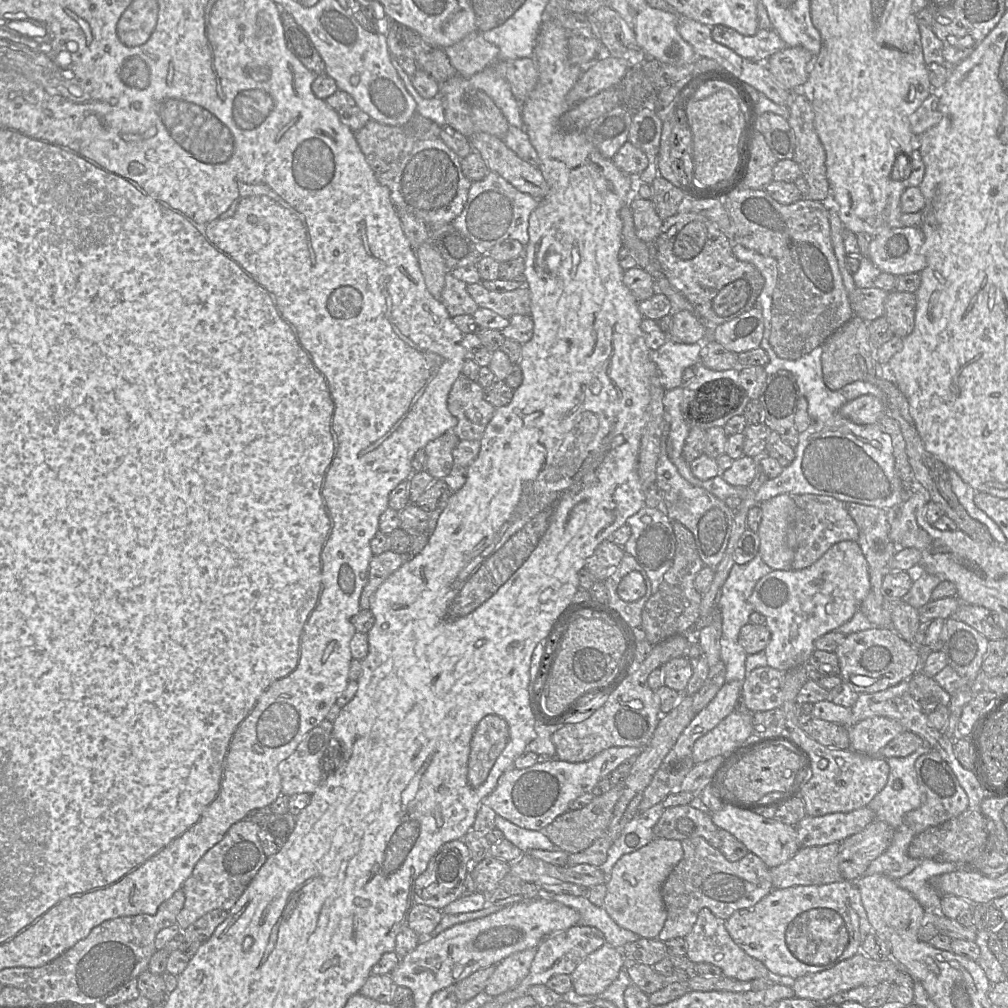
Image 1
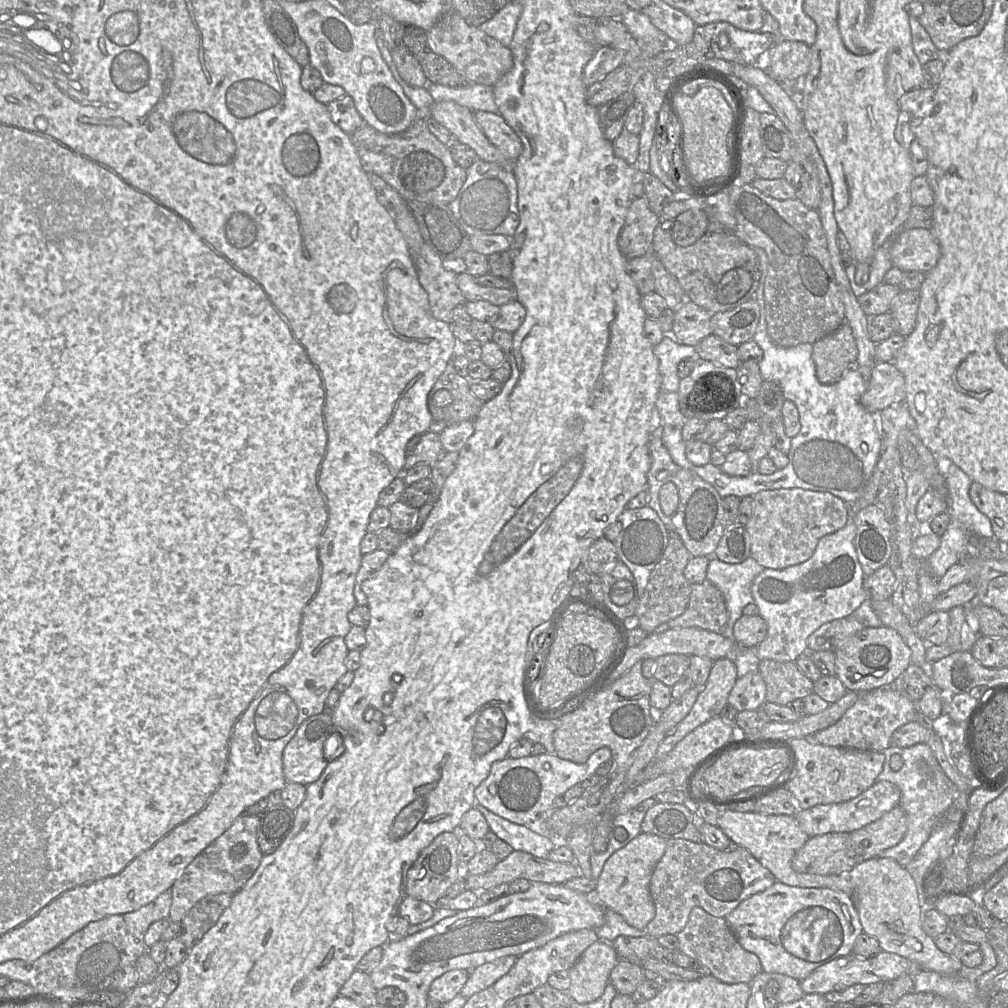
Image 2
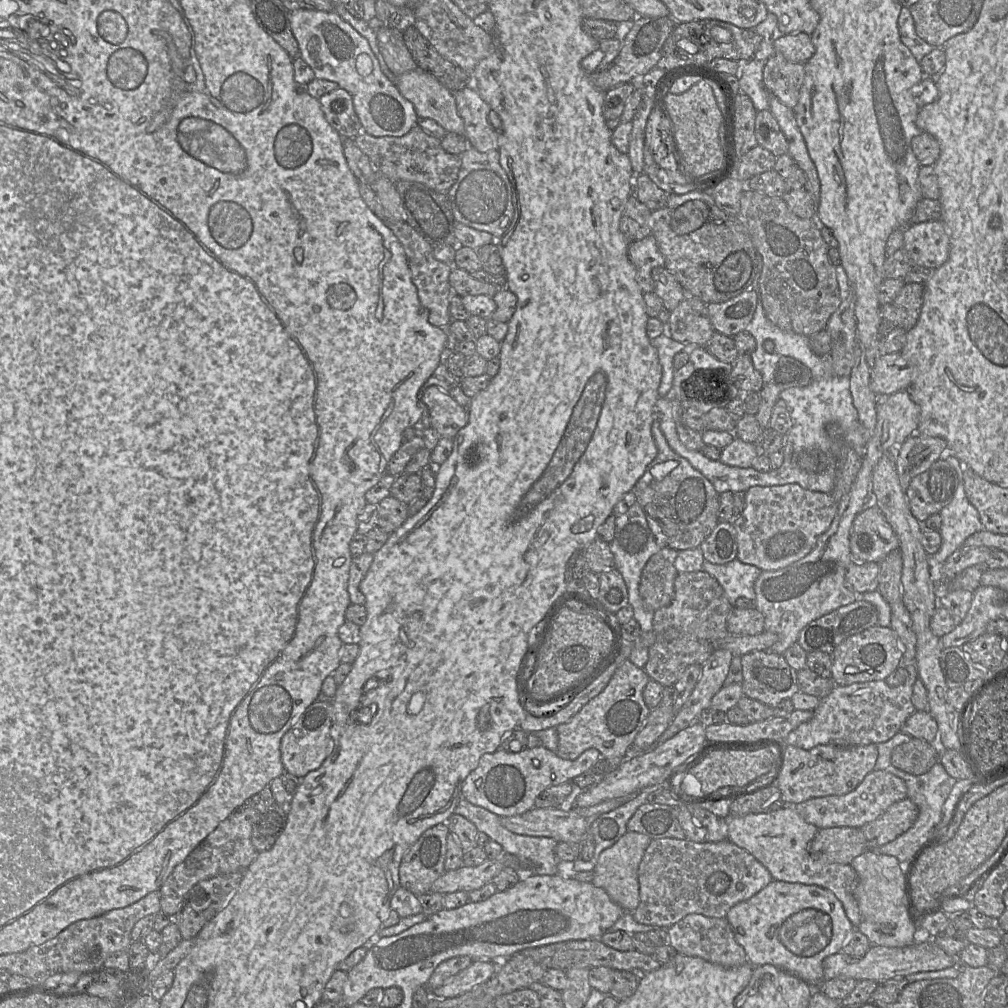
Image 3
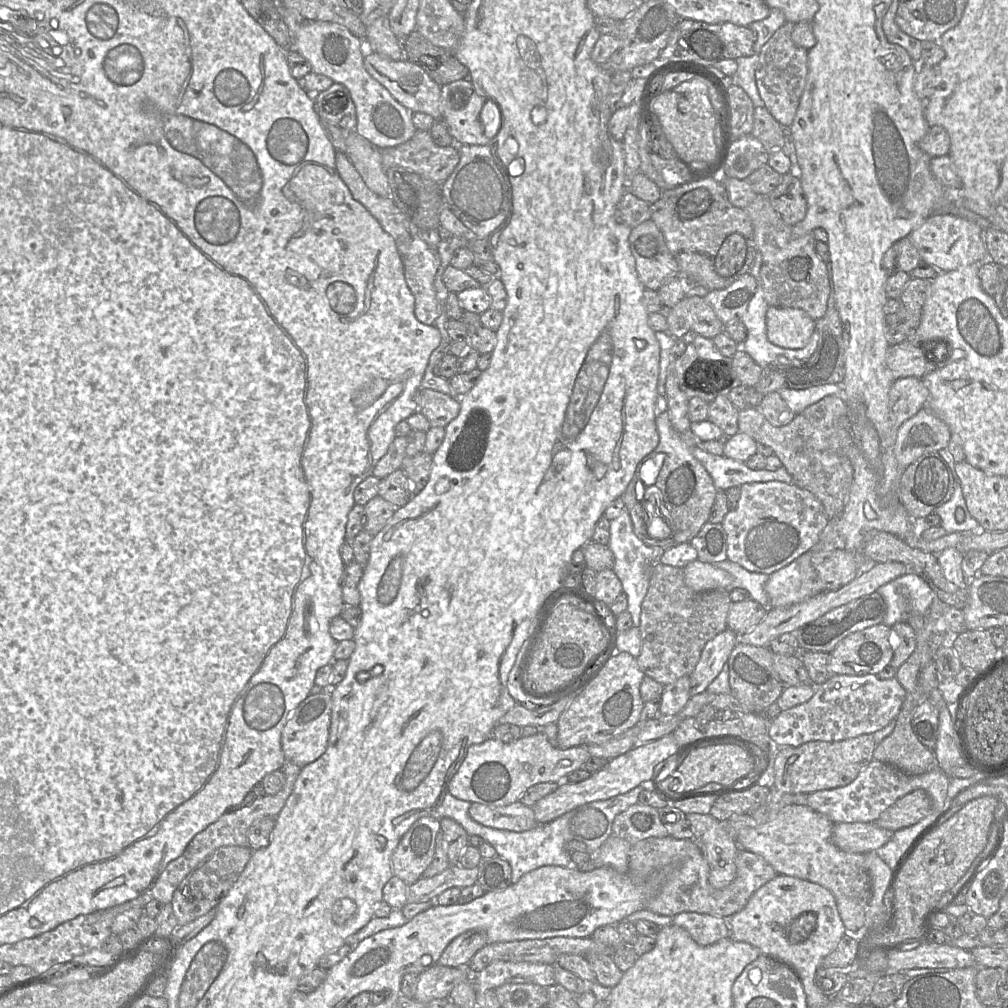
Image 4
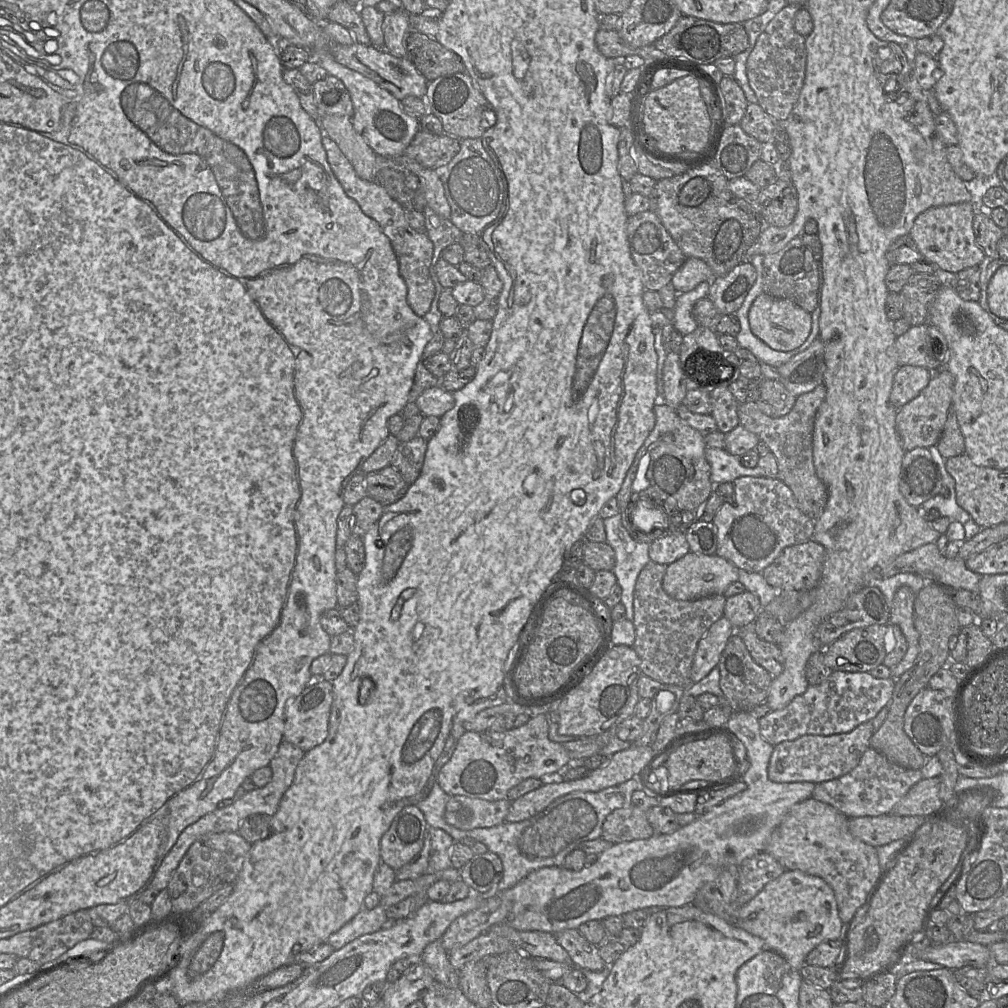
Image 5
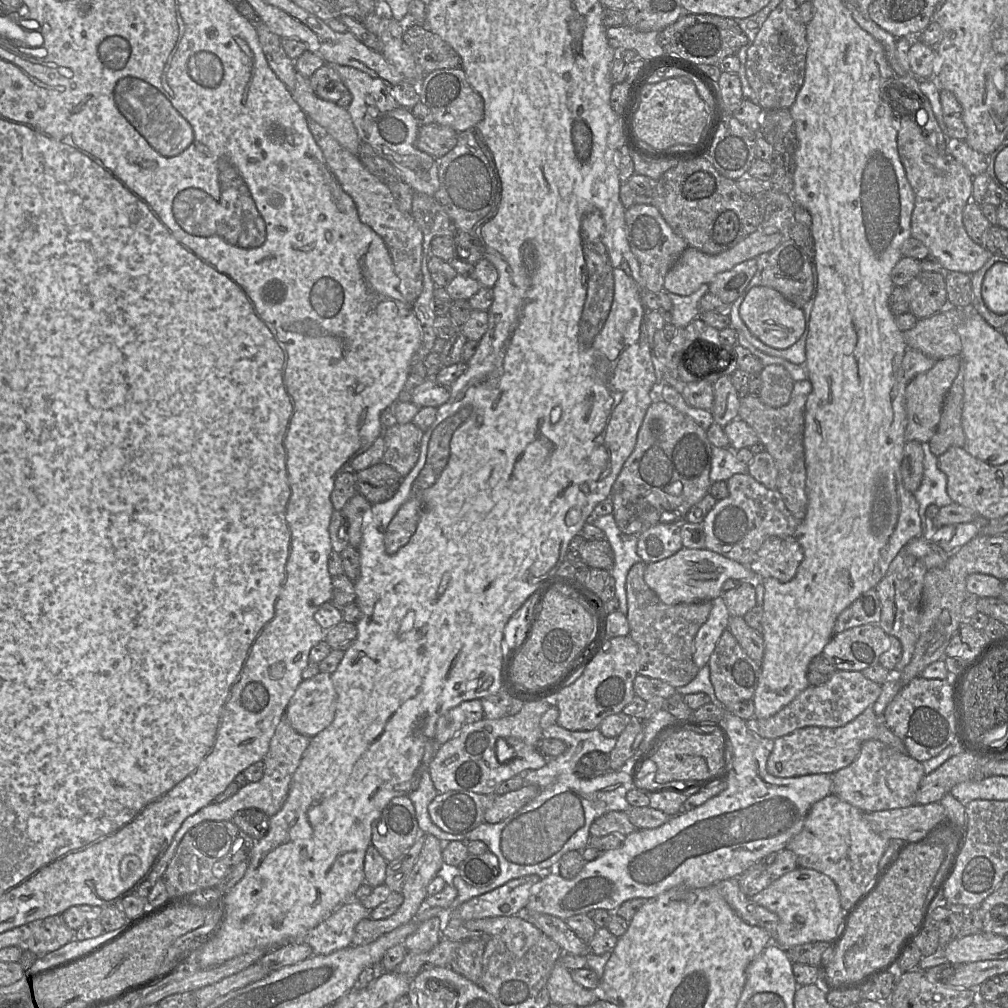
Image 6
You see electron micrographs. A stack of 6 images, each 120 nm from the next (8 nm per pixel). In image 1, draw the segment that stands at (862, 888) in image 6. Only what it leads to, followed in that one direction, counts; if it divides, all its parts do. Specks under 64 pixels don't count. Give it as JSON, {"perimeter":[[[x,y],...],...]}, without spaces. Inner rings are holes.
{"perimeter":[[[724,803],[723,807],[711,816],[713,823],[739,841],[749,852],[758,856],[768,867],[776,868],[791,859],[800,849],[795,826],[787,825],[772,818],[766,818],[753,811],[747,811]]]}

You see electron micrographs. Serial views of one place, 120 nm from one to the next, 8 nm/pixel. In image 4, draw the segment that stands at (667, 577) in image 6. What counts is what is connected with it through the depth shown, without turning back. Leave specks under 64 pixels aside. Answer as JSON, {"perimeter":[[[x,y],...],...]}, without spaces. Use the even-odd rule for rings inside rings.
{"perimeter":[[[698,559],[687,564],[683,572],[685,584],[695,592],[725,589],[732,582],[730,573]]]}

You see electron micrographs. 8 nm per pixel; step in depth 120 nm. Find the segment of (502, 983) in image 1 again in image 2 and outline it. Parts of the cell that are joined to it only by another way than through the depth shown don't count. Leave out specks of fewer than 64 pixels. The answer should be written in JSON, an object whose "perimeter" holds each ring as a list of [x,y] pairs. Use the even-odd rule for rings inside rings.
{"perimeter":[[[505,956],[475,967],[470,971],[468,979],[459,994],[468,998],[490,987],[508,973],[516,960],[517,956]]]}

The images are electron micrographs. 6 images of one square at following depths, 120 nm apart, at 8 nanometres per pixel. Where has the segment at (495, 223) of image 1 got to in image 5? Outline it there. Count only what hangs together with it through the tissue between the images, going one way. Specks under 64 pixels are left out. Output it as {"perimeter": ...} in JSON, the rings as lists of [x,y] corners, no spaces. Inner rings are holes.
{"perimeter":[[[481,138],[460,140],[460,149],[452,160],[438,168],[437,173],[444,187],[444,194],[450,206],[449,220],[463,233],[481,234],[498,216],[503,204],[502,175],[482,145]]]}

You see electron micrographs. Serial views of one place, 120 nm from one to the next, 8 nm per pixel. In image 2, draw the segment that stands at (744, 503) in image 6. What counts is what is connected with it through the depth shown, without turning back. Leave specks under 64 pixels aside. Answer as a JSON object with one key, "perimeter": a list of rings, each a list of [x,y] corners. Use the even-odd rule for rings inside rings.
{"perimeter":[[[802,488],[760,491],[753,497],[753,515],[744,525],[750,536],[751,555],[764,568],[784,569],[811,558],[819,540],[843,528],[849,505],[829,492]]]}

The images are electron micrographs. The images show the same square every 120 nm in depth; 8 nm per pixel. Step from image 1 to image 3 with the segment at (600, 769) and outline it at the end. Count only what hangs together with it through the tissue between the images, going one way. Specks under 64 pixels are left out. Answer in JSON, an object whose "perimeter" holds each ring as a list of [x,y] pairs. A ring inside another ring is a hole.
{"perimeter":[[[543,745],[531,749],[525,747],[518,753],[498,749],[493,753],[486,753],[481,756],[477,768],[464,780],[461,787],[461,795],[473,805],[483,807],[499,817],[520,815],[534,808],[536,798],[545,789],[571,782],[575,777],[588,771],[598,761],[600,756],[600,752],[595,748],[587,749],[575,760],[562,759]]]}

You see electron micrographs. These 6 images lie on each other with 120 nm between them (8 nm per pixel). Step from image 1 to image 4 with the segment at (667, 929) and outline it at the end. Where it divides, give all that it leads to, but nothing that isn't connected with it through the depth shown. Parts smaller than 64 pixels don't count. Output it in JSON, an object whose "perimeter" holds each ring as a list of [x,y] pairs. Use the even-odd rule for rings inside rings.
{"perimeter":[[[671,836],[648,838],[632,845],[629,852],[628,873],[637,884],[644,887],[645,909],[659,915],[671,917],[682,912],[696,912],[729,919],[732,915],[741,911],[746,906],[751,896],[760,887],[778,875],[775,869],[763,857],[742,848],[739,848],[736,856],[736,876],[728,886],[723,889],[713,888],[708,881],[709,872],[708,862],[695,839],[676,839]],[[665,870],[669,870],[669,872],[655,890],[652,881],[657,873]]]}

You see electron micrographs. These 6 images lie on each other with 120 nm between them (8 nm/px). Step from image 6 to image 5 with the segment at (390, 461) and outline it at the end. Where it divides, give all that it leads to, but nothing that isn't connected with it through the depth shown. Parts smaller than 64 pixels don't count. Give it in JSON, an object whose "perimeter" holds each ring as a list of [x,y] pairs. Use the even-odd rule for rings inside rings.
{"perimeter":[[[421,436],[399,443],[390,466],[402,475],[407,484],[413,484],[420,476],[426,449],[427,441]]]}

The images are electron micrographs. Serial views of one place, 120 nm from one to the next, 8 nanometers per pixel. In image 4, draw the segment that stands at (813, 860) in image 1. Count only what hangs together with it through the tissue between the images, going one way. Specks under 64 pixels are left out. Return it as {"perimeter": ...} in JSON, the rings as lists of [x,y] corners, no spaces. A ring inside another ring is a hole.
{"perimeter":[[[840,822],[833,825],[831,842],[848,853],[868,853],[886,844],[893,834],[874,822]]]}

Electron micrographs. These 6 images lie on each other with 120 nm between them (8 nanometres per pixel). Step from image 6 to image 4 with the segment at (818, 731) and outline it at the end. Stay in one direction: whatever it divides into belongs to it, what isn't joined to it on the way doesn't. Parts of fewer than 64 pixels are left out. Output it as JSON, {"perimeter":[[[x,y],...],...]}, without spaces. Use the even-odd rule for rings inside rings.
{"perimeter":[[[862,734],[834,742],[809,741],[798,747],[777,747],[774,786],[783,793],[810,794],[848,785],[874,759],[874,749],[872,734]]]}

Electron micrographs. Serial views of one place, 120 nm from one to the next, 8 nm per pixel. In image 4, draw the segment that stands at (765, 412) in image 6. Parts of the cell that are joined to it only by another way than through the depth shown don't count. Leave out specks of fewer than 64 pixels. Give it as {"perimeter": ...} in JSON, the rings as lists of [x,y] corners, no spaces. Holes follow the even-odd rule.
{"perimeter":[[[832,395],[826,396],[822,398],[821,400],[819,400],[818,402],[808,406],[802,412],[796,414],[790,423],[780,427],[775,427],[771,425],[763,416],[763,414],[761,413],[758,407],[748,406],[747,408],[740,410],[738,412],[737,421],[738,421],[739,432],[745,433],[749,435],[752,439],[754,439],[756,442],[761,442],[773,449],[774,455],[776,455],[780,459],[782,467],[784,467],[787,470],[787,472],[792,476],[793,483],[797,485],[798,487],[811,492],[822,503],[829,519],[833,517],[839,517],[848,499],[849,491],[854,478],[853,466],[850,460],[846,456],[844,456],[846,454],[846,449],[849,446],[851,446],[854,442],[854,439],[851,433],[851,428],[850,428],[850,411],[846,402],[841,397],[832,396]]]}

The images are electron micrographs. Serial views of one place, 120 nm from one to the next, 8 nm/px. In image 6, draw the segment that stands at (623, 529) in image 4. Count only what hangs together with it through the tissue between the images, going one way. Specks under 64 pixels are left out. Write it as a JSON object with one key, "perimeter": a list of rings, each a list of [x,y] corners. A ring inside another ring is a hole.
{"perimeter":[[[613,514],[597,517],[591,515],[588,523],[595,525],[605,533],[605,539],[614,552],[614,565],[610,575],[615,579],[615,597],[619,601],[619,611],[628,612],[626,578],[630,568],[641,558],[637,554],[638,535],[624,534],[617,526]]]}

